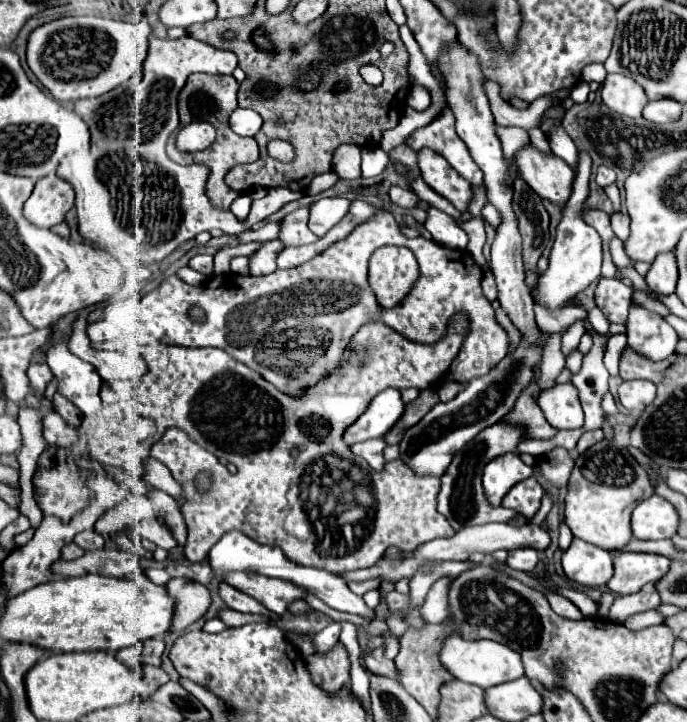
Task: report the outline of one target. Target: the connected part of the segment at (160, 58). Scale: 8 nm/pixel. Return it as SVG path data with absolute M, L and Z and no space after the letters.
M185 36L181 40L161 40L151 38L149 40L149 54L145 60L143 78L139 82L141 96L135 104L135 108L127 108L127 100L119 102L113 100L109 104L109 92L99 98L87 98L75 102L75 112L85 120L91 132L91 164L83 164L85 172L63 172L59 168L59 176L67 180L75 190L75 210L77 210L77 222L79 222L79 234L85 242L103 248L107 246L107 230L121 230L131 234L139 242L137 258L141 262L161 262L165 256L169 256L177 246L183 242L195 238L199 232L219 228L225 234L241 234L243 230L251 228L255 222L269 218L279 208L283 208L287 202L301 198L303 194L287 190L287 188L275 188L267 190L267 196L261 200L253 200L251 214L243 222L239 222L233 212L229 210L217 210L209 204L209 198L205 196L205 180L207 180L207 168L205 166L179 166L167 158L166 144L172 134L178 130L180 119L178 114L178 96L187 81L187 76L193 72L207 72L207 74L233 74L237 68L237 58L229 50L217 50L205 42L199 42L191 36Z

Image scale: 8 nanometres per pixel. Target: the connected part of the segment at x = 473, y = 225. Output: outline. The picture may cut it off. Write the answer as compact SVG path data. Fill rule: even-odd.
M460 218L456 222L465 232L467 232L469 237L467 250L483 271L488 270L488 263L482 252L486 242L486 232L483 220L481 218L472 218L468 221L464 221Z

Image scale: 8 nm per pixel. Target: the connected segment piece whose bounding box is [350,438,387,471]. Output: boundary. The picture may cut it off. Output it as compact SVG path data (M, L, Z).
M383 438L369 439L350 447L354 453L359 454L371 468L375 471L383 470L385 460L383 460L383 450L387 446Z

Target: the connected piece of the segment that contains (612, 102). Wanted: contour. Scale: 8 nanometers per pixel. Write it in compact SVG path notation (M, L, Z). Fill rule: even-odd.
M607 74L601 86L601 98L611 110L629 118L639 118L643 106L647 104L643 88L633 78L623 74Z

